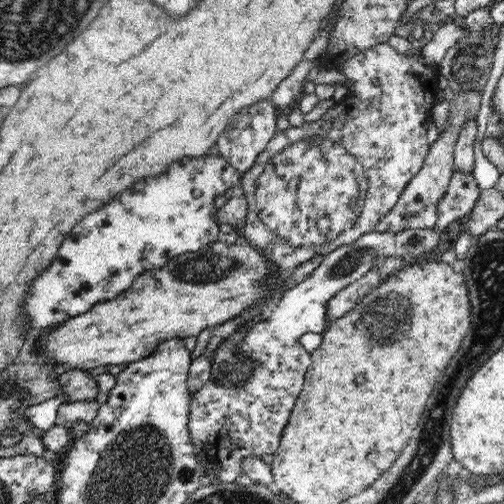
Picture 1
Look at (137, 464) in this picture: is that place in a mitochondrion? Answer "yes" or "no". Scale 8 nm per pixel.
yes

